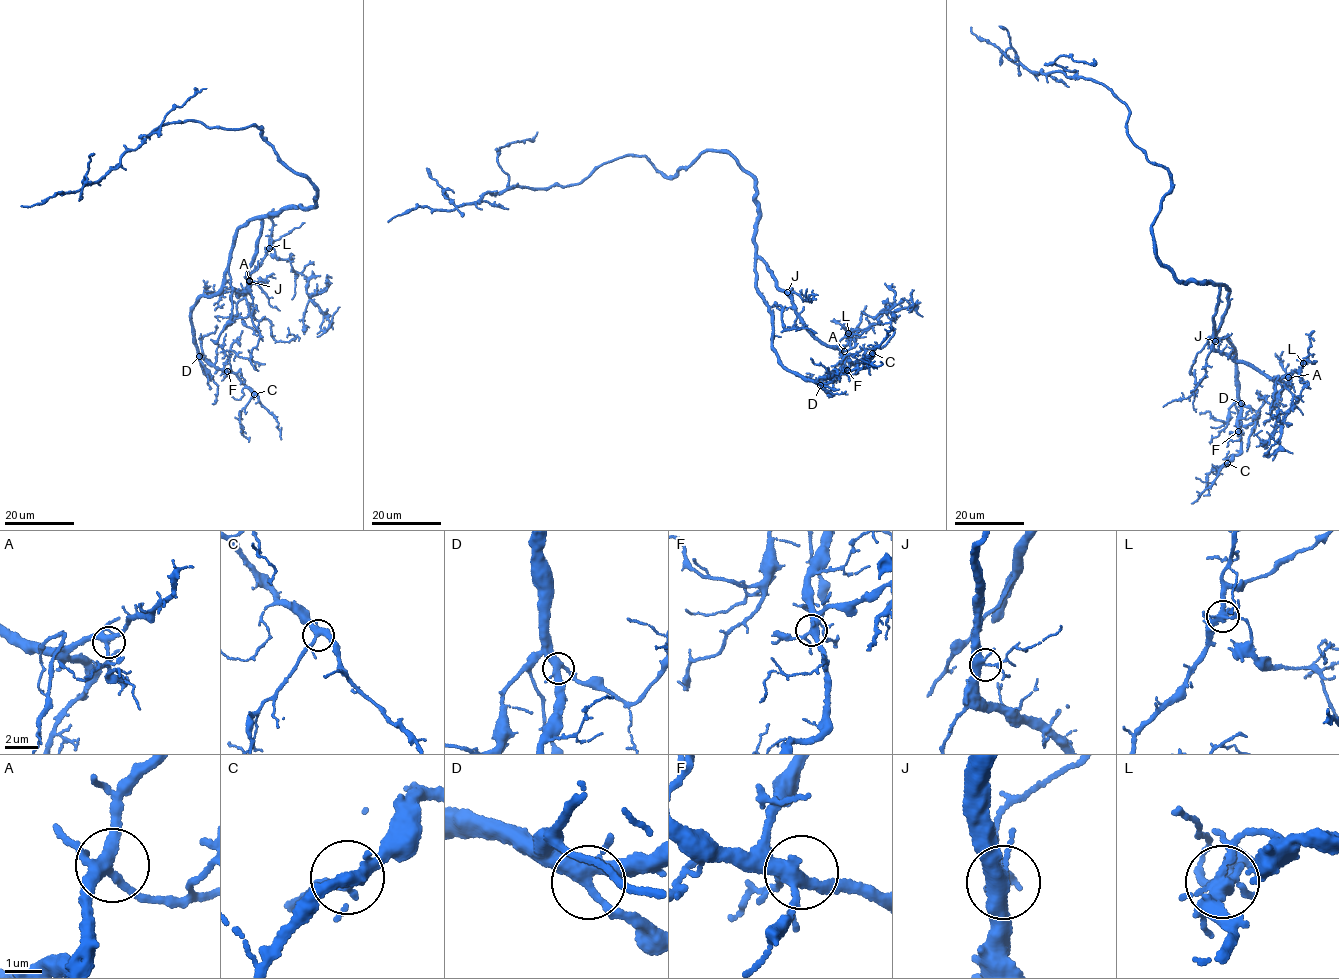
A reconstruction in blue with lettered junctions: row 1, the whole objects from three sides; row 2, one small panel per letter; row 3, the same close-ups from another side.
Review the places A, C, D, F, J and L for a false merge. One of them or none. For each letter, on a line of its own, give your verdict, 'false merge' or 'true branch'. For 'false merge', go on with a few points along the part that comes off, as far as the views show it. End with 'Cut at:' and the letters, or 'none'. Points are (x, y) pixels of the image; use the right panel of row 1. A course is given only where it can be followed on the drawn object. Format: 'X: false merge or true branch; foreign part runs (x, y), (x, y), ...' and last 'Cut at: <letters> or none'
A: true branch
C: true branch
D: true branch
F: true branch
J: true branch
L: false merge; foreign part runs (1303, 362), (1300, 373), (1304, 385), (1298, 398), (1293, 396), (1278, 449), (1268, 456), (1269, 447), (1277, 444)
Cut at: L

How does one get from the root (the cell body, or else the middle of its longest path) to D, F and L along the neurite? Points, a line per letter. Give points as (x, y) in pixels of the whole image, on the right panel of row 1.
D: (1165, 265), (1178, 280), (1213, 282), (1229, 290), (1226, 314), (1215, 335), (1226, 338), (1234, 351), (1241, 403)
F: (1165, 265), (1178, 280), (1213, 282), (1229, 290), (1215, 335), (1226, 338), (1235, 353), (1241, 405), (1238, 431)
L: (1165, 265), (1178, 280), (1194, 279), (1219, 286), (1213, 348), (1271, 378), (1296, 372), (1303, 362)

